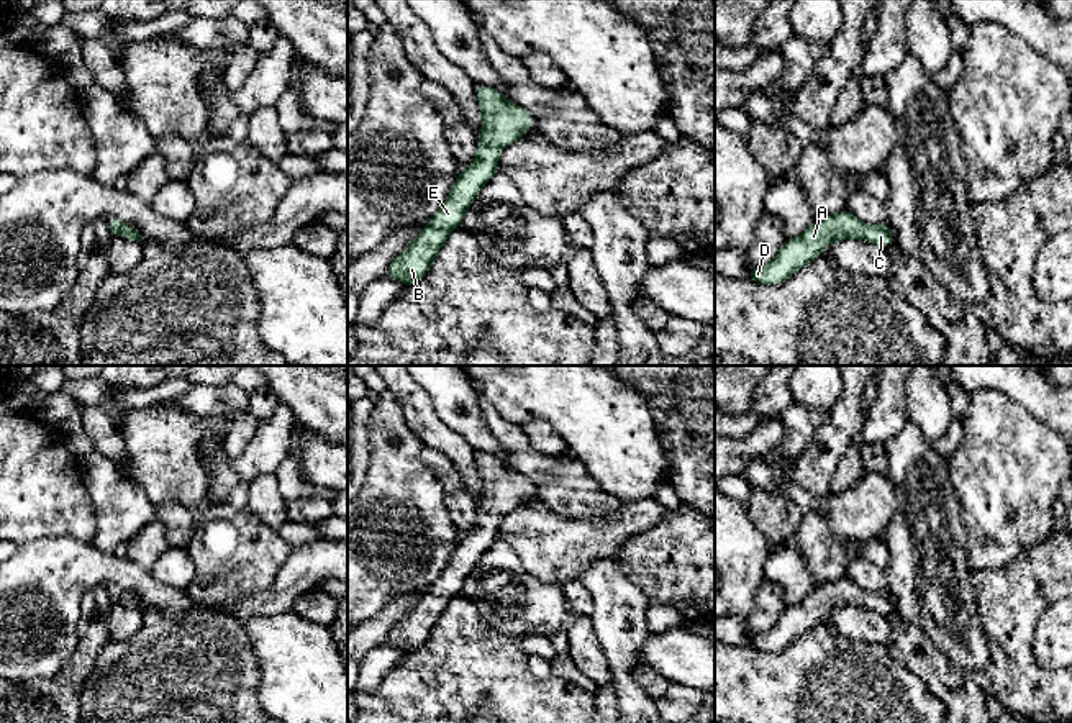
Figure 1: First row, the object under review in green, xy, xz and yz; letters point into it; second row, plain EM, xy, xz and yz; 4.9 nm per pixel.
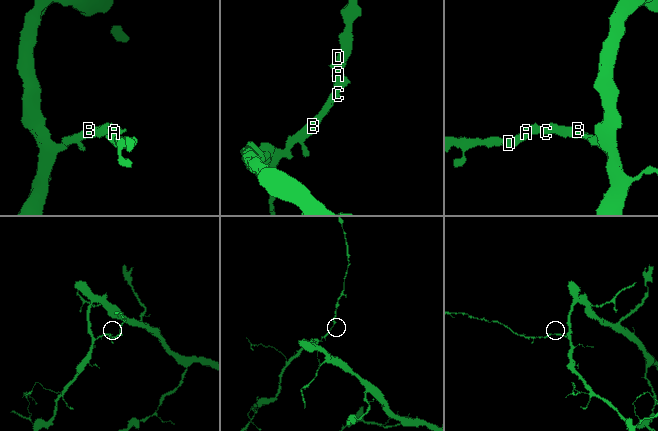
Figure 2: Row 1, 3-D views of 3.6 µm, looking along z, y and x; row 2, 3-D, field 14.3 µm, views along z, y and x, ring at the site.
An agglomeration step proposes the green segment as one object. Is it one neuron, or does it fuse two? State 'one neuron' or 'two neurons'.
one neuron

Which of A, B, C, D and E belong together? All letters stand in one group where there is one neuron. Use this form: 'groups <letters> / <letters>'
groups A B C D E

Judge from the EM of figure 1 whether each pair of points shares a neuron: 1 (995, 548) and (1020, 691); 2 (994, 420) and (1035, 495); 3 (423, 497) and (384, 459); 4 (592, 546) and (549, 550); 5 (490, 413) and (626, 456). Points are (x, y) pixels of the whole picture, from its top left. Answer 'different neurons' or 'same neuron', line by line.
1: different neurons
2: same neuron
3: same neuron
4: same neuron
5: different neurons

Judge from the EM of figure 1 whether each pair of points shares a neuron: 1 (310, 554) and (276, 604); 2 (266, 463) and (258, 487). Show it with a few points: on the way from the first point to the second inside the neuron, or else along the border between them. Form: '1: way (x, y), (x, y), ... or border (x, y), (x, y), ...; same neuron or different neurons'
1: way (307, 566), (284, 592); same neuron
2: border (276, 472), (263, 472), (248, 484); different neurons

